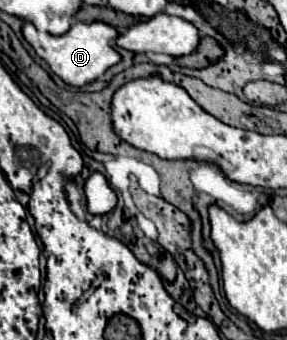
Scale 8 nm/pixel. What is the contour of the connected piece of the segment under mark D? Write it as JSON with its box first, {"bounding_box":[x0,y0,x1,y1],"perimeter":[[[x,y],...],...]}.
{"bounding_box":[22,20,120,86],"perimeter":[[[76,20],[76,22],[72,22],[70,30],[60,36],[40,32],[30,22],[24,22],[22,34],[28,40],[28,44],[34,48],[34,52],[50,66],[50,70],[70,86],[84,86],[84,84],[96,80],[98,76],[102,76],[110,66],[120,62],[120,54],[114,50],[114,38],[118,32],[104,22]]]}

